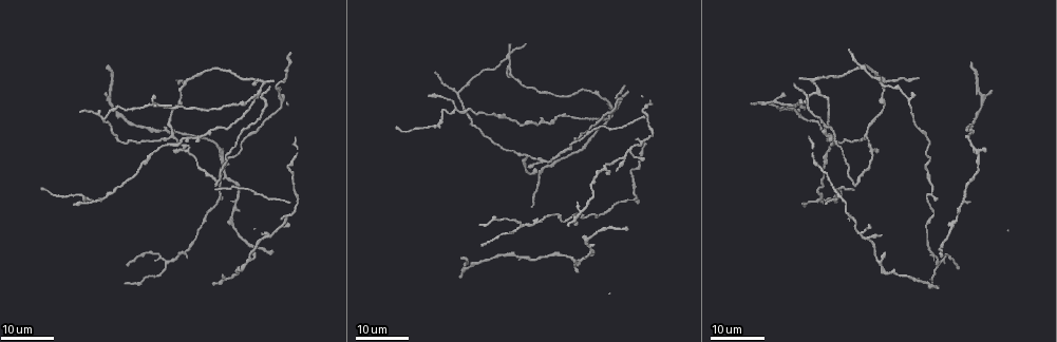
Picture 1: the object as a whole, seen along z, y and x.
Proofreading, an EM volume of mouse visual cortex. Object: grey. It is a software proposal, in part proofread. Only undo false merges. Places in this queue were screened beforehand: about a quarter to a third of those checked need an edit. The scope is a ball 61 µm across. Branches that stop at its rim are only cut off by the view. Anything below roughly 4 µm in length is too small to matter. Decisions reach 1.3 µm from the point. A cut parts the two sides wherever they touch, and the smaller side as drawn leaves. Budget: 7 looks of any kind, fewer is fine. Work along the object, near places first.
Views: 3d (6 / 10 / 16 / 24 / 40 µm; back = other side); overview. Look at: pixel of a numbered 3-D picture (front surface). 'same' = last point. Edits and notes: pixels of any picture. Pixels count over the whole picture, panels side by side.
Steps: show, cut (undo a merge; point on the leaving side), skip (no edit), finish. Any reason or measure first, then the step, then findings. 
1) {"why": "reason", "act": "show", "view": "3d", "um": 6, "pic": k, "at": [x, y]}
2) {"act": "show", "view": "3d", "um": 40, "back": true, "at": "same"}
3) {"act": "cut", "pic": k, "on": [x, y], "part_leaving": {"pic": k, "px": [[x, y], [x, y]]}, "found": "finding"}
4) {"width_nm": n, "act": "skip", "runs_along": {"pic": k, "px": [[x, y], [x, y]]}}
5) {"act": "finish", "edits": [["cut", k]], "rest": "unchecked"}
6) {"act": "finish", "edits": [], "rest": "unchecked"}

{"why": "a fork", "act": "show", "view": "3d", "um": 24, "pic": 1, "at": [527, 157]}

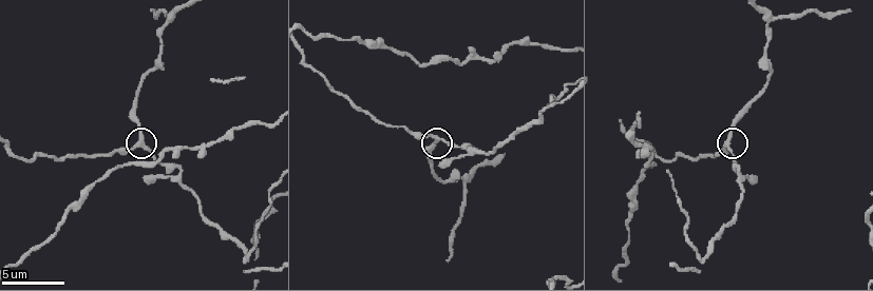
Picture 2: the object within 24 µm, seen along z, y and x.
{"why": "zoom in", "act": "show", "view": "3d", "um": 10, "pic": 2, "at": [726, 145]}

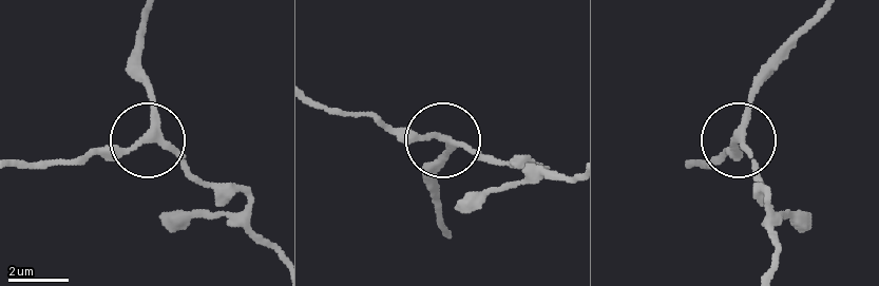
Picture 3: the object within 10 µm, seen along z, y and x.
{"arms": 3, "act": "skip", "runs_along": {"pic": 3, "px": [[274, 249], [160, 148], [80, 155]]}, "found": "one neuron here"}

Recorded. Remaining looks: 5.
{"why": "three arms meet", "act": "show", "view": "3d", "um": 10, "pic": 2, "at": [773, 16]}

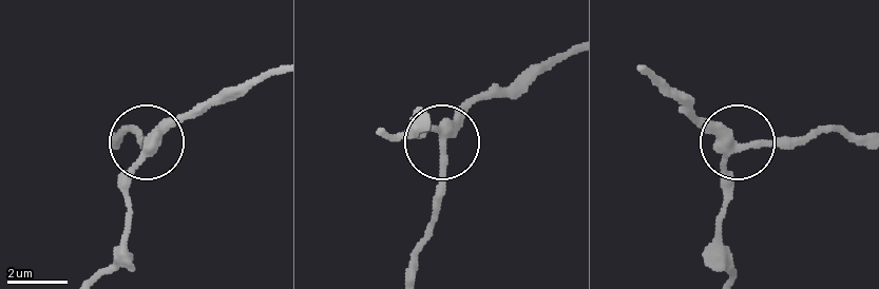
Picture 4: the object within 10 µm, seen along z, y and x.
{"why": "other side", "act": "show", "view": "3d", "um": 10, "back": true, "pic": 4, "at": [444, 143]}

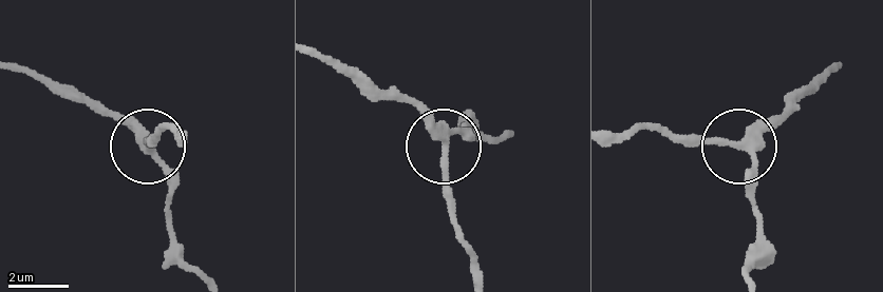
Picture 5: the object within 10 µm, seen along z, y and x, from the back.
{"act": "skip", "found": "continuous, no second neuron"}

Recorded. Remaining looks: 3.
{"why": "calibre changes", "act": "show", "view": "3d", "um": 16, "pic": 1, "at": [581, 217]}

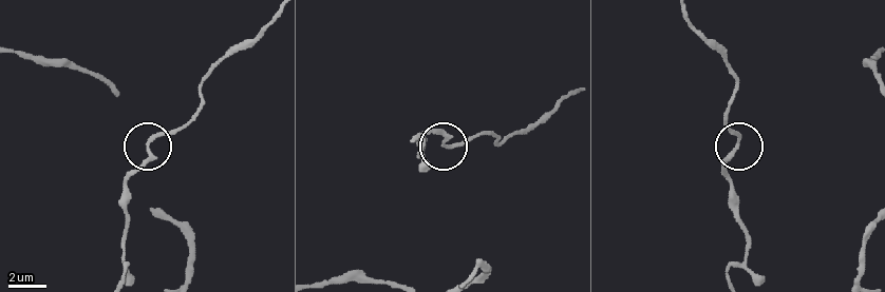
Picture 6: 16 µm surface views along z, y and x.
{"act": "show", "view": "3d", "um": 10, "pic": 6, "at": [147, 143]}

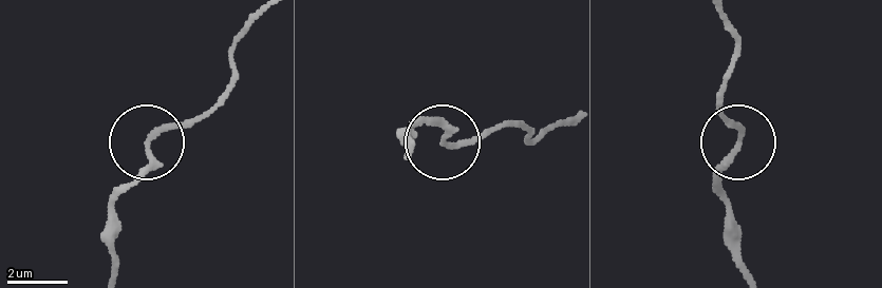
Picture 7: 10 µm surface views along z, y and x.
{"act": "skip", "runs_along": {"pic": 7, "px": [[112, 269], [115, 209], [148, 144], [199, 118], [226, 90]]}, "found": "all the same neuron"}

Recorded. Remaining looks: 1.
{"act": "finish", "edits": [], "rest": "unchecked"}

